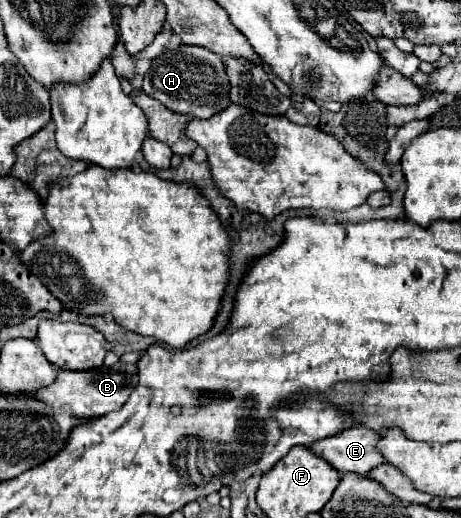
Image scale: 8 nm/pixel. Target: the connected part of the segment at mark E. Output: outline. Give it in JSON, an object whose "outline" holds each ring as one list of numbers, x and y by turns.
{"outline":[[356,425,350,427,348,431,340,431,338,435,330,437,330,439,322,439,318,443,310,445,310,451,322,459,326,459,332,467,336,467,340,473,358,473,358,475,368,475,370,469,374,469,376,465,384,463,384,457,378,453,376,449,376,441,378,441,378,433,370,431,364,425]]}

